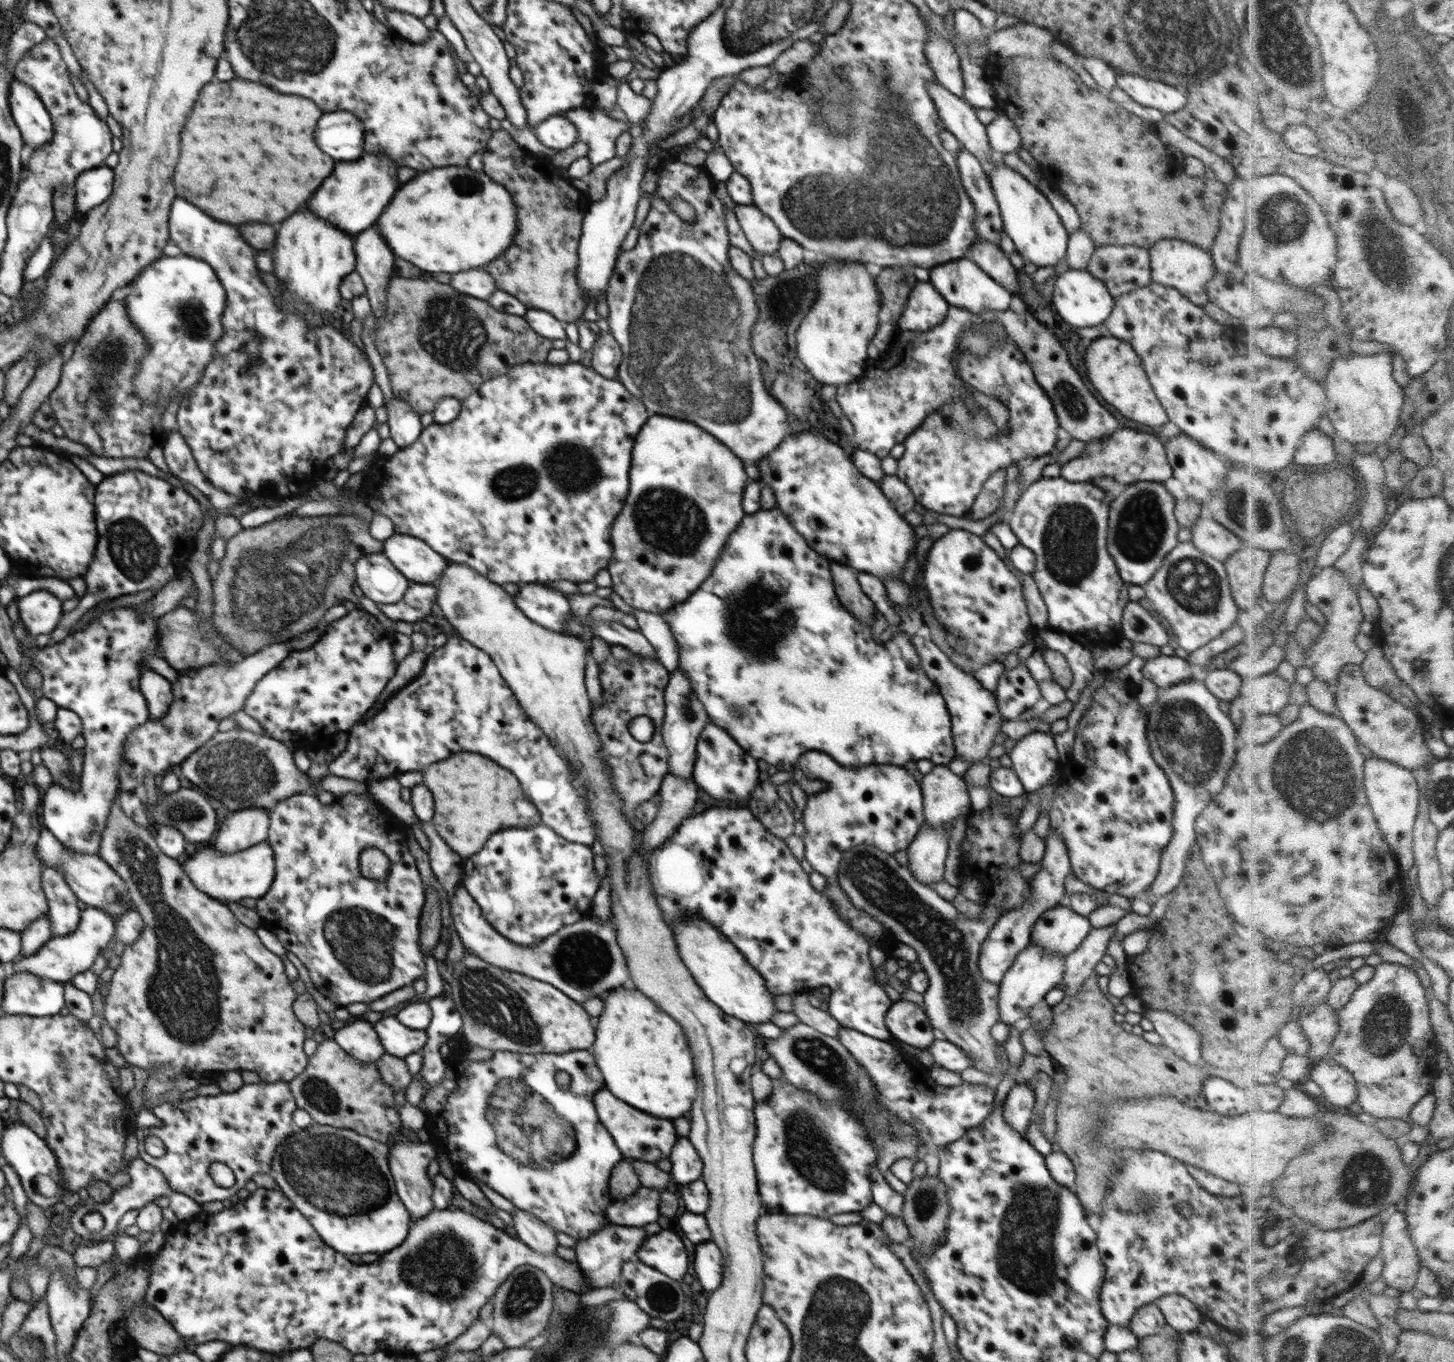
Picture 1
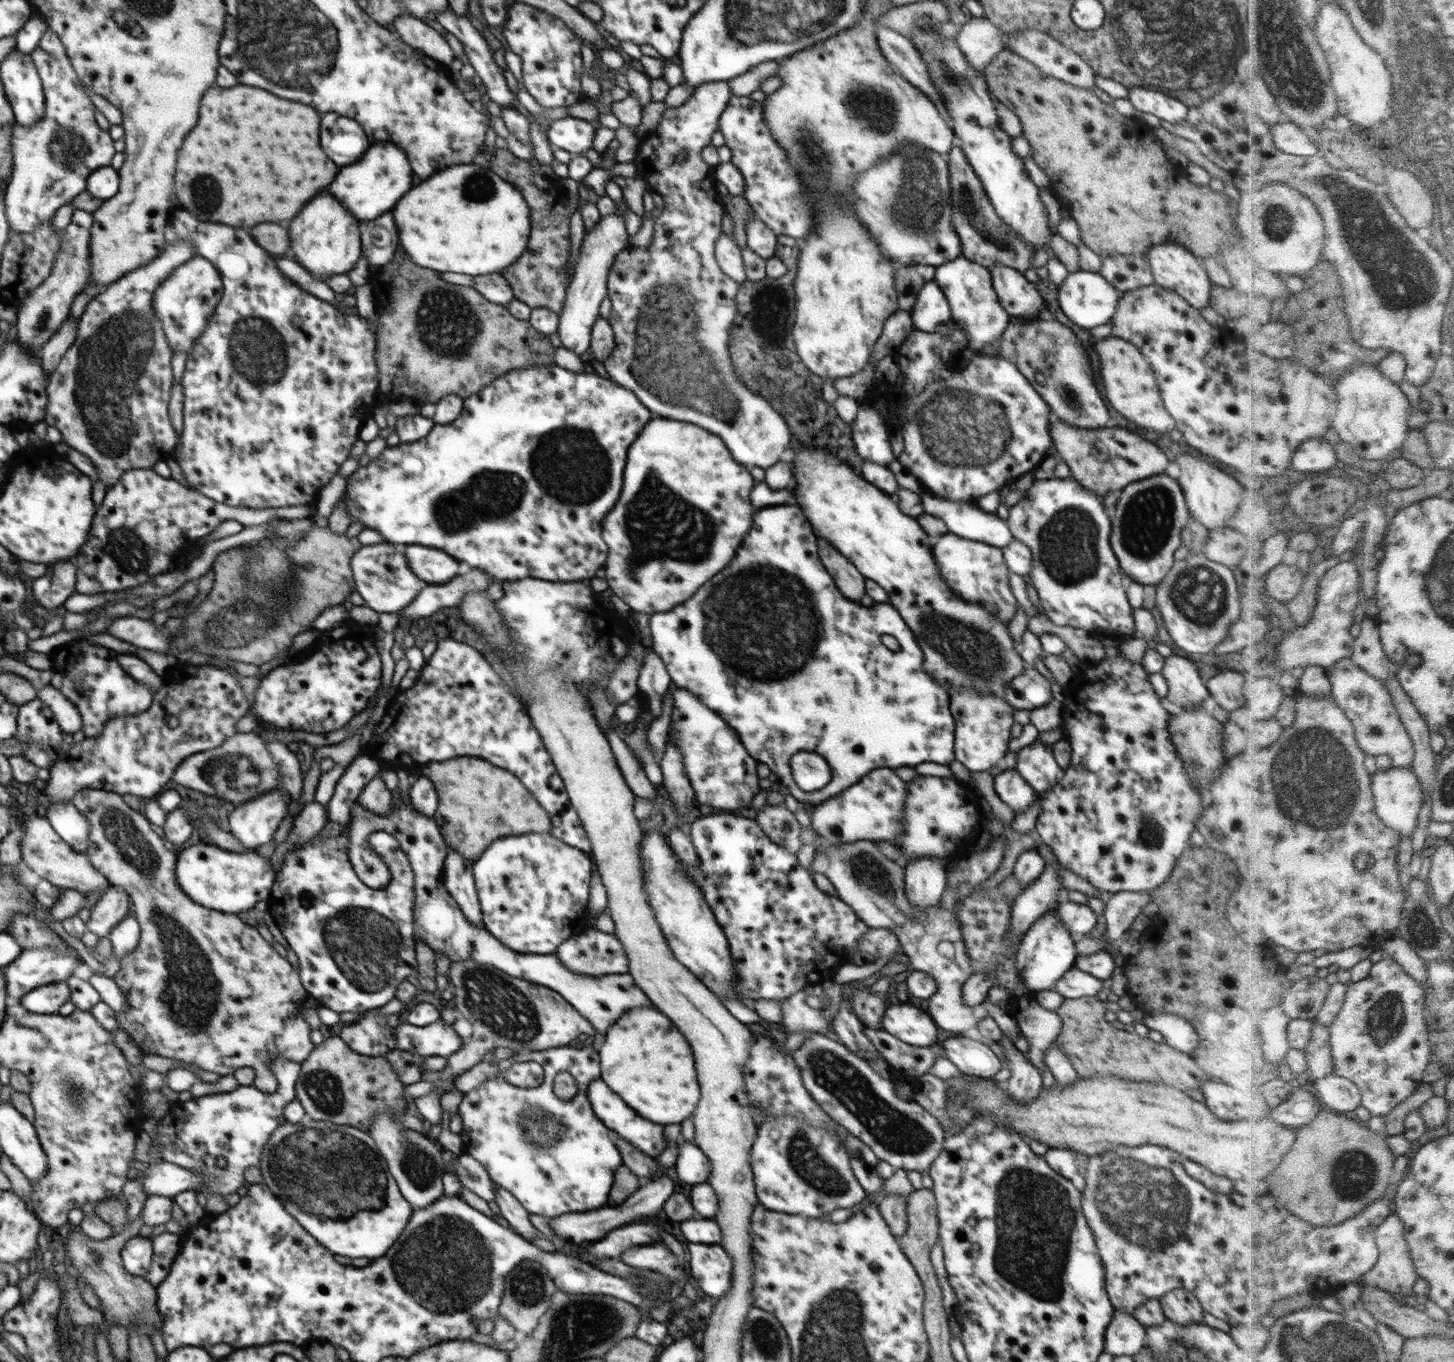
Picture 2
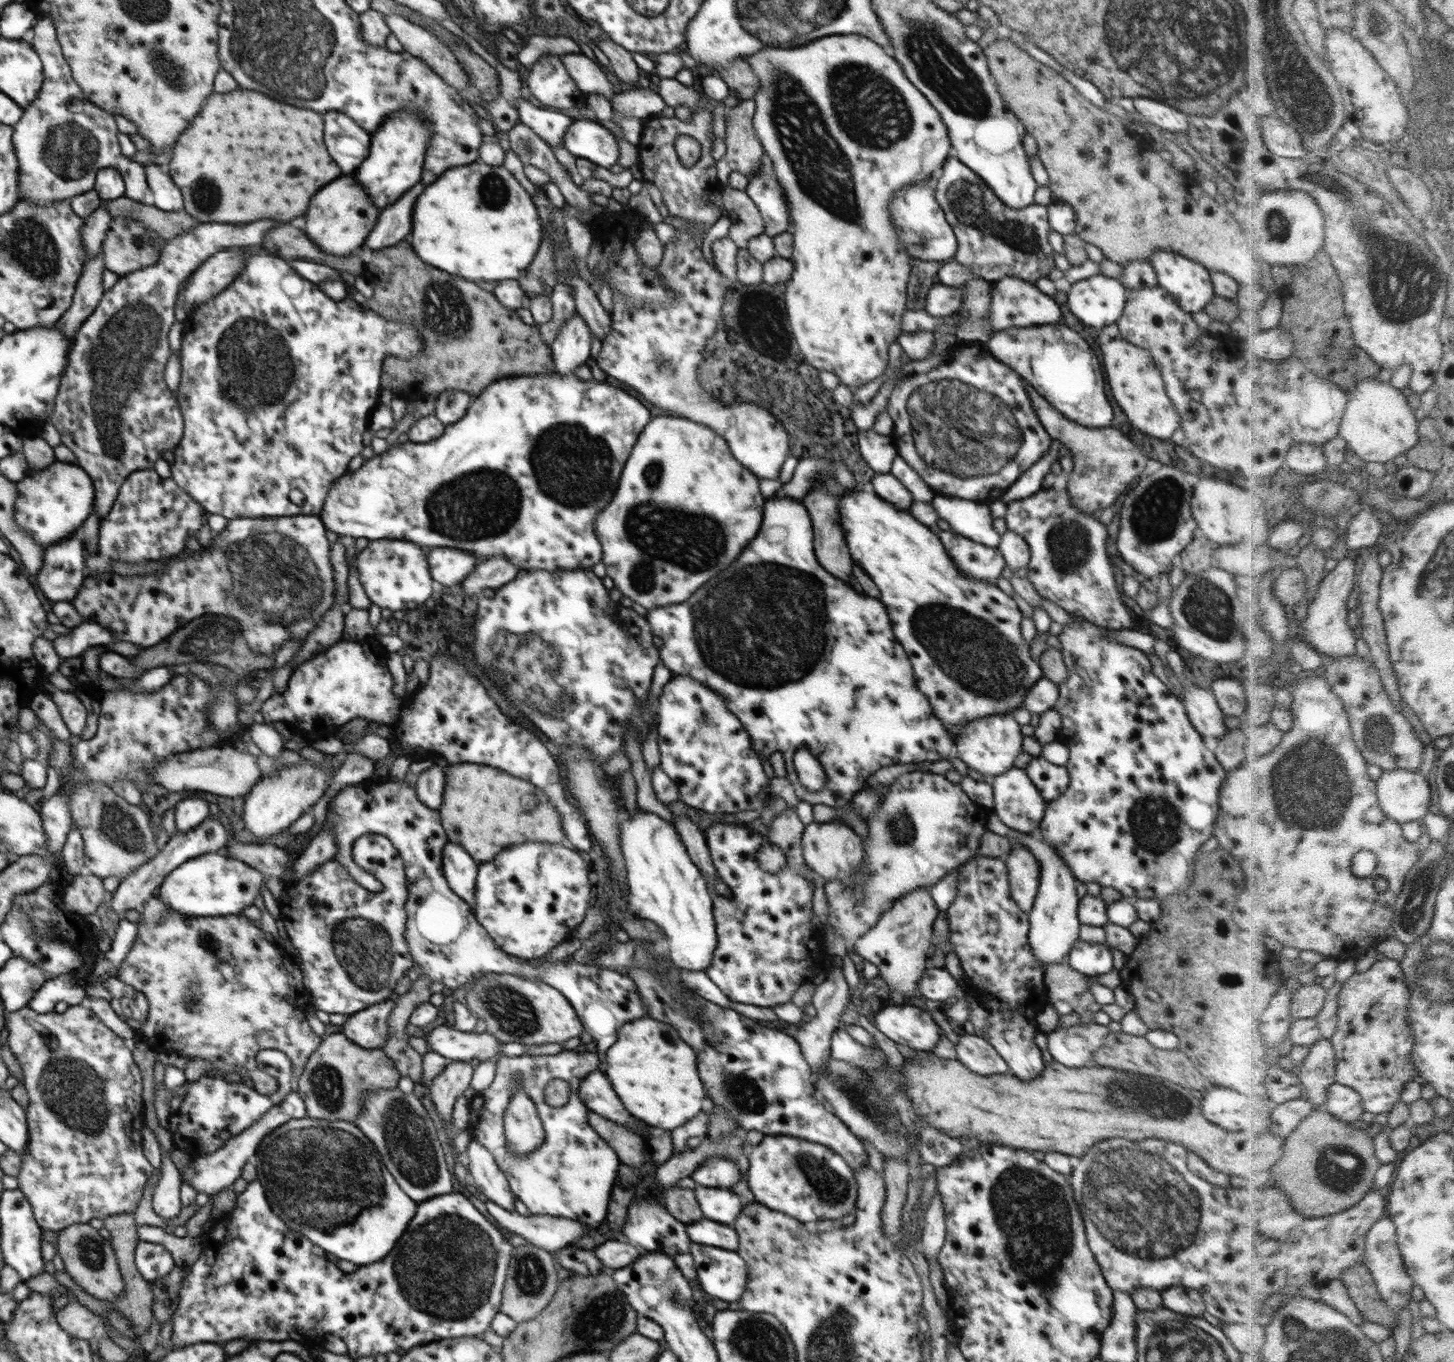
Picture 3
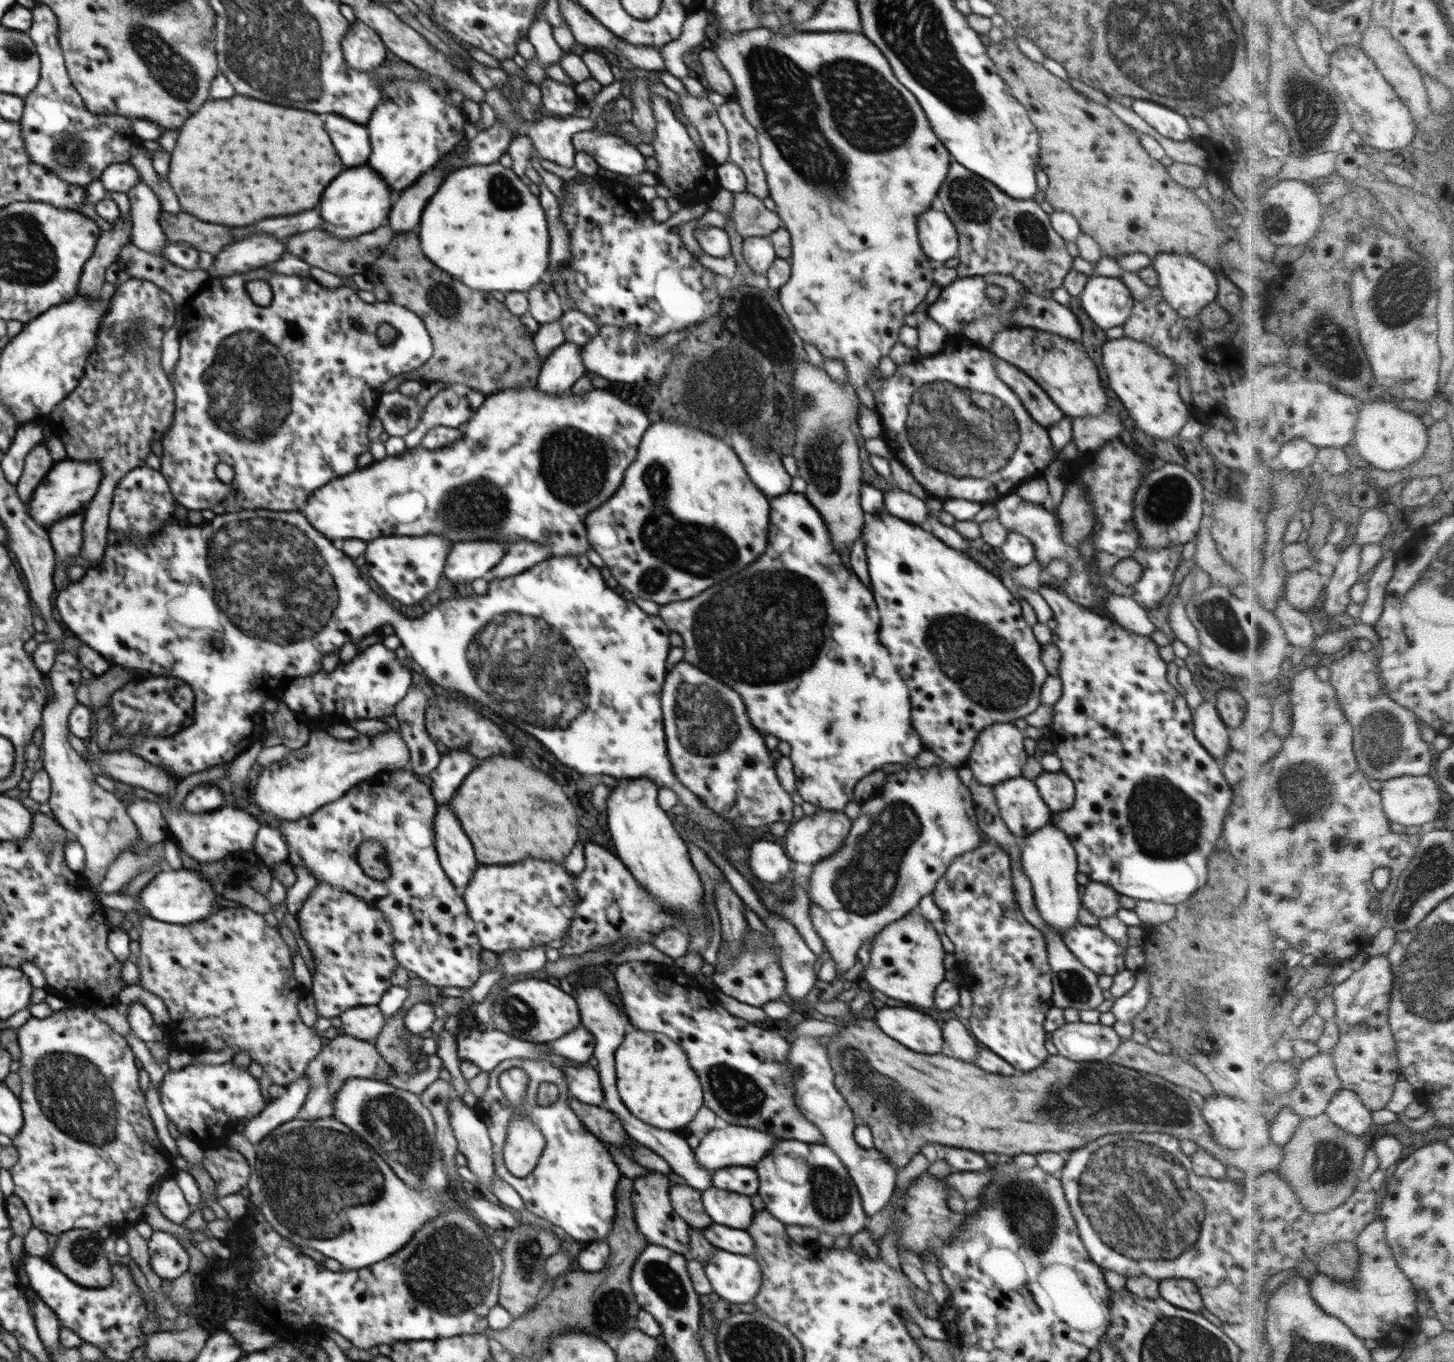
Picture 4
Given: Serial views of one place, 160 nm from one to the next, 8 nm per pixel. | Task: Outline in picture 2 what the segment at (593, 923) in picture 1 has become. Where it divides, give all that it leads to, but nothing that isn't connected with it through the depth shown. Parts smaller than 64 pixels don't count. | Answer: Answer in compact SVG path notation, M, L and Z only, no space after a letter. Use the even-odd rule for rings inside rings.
M448 850L443 866L444 884L471 925L484 927L471 865L472 862L465 856ZM585 927L581 933L574 932L554 952L572 972L599 977L621 975L629 972L629 958L618 937L612 933L599 931L596 927Z

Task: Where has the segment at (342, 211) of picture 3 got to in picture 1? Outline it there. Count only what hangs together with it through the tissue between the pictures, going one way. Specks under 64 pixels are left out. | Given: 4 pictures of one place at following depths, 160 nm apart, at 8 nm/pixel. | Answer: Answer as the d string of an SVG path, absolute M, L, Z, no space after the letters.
M298 212L290 216L288 220L282 222L278 234L276 234L276 246L274 246L274 270L273 274L284 282L286 294L276 297L278 306L289 315L302 315L305 307L312 306L320 312L323 320L329 321L336 307L340 304L342 298L339 291L339 284L342 279L356 268L356 253L353 247L352 237L343 230L340 230L331 222L314 216L314 212Z

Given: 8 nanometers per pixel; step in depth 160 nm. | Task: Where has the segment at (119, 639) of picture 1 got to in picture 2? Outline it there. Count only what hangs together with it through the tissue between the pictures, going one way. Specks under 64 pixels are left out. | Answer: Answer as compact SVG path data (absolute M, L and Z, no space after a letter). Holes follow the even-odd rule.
M72 640L64 646L52 649L49 656L53 674L50 685L62 692L78 708L83 720L81 732L88 738L100 736L108 719L137 715L152 704L153 692L136 684L118 664L118 653L114 654L106 647L92 645L90 641ZM51 802L46 818L57 835L76 852L85 852L90 823L72 802Z

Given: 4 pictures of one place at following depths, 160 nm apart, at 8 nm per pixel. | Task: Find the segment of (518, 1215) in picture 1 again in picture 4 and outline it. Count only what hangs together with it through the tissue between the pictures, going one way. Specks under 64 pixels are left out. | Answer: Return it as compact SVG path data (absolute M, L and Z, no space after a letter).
M453 1095L449 1098L448 1112L450 1112L450 1125L454 1131L457 1147L467 1158L467 1167L479 1176L480 1186L486 1186L491 1190L493 1185L493 1176L495 1172L495 1164L493 1163L493 1144L486 1124L483 1124L478 1118L476 1111L472 1107L468 1107L461 1098Z

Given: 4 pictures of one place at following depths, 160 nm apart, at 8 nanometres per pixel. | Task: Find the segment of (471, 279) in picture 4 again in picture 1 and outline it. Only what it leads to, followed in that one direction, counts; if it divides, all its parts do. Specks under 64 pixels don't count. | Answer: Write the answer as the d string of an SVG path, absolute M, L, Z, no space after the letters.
M441 167L426 174L422 172L404 184L378 218L378 226L396 258L400 256L427 273L447 272L450 276L470 268L484 268L508 250L517 231L517 208L510 192L494 182L483 170Z

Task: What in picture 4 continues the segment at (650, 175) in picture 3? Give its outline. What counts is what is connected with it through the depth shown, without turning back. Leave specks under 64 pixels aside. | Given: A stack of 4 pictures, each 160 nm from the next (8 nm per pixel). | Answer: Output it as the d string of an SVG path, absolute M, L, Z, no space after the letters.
M652 94L651 107L656 119L656 136L652 142L659 169L656 177L660 183L667 186L673 196L676 197L682 206L698 205L706 203L707 200L722 188L717 178L715 162L706 154L703 149L698 149L692 138L686 131L685 124L680 123L672 111L672 105L666 98L658 94Z

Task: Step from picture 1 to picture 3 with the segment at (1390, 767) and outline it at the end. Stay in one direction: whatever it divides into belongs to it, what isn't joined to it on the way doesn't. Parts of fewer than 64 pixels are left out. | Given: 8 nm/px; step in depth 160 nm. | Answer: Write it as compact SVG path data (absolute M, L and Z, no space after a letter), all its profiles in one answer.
M1398 768L1384 771L1376 782L1384 812L1399 823L1425 819L1432 806L1430 780L1421 771Z

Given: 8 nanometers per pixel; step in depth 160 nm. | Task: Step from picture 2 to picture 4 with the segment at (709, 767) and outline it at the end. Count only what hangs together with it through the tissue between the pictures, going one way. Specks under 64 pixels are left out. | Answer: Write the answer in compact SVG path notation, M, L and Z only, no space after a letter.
M684 660L670 666L667 671L667 676L662 687L661 694L661 709L663 712L663 725L665 732L665 741L668 756L671 758L671 765L674 771L676 780L684 785L688 790L691 790L702 802L705 807L711 808L717 815L724 818L734 820L740 827L748 826L748 828L756 828L758 826L766 826L775 822L788 822L794 818L795 804L792 802L792 797L789 792L786 792L780 784L776 775L776 767L774 760L770 757L770 750L764 741L764 735L751 723L751 718L747 715L747 708L741 696L736 692L732 692L726 684L716 684L715 678L712 678L708 673L700 670L697 666L690 664Z

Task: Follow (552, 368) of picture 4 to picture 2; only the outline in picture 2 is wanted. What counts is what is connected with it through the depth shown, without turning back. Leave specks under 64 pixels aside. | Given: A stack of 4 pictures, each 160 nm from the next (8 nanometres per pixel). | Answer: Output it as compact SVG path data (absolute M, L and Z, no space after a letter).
M623 204L617 205L620 207L618 213L601 216L594 229L586 231L581 253L566 291L566 300L564 300L564 306L559 314L557 333L562 342L561 347L579 357L591 348L593 324L599 317L598 310L601 302L607 297L607 278L610 267L615 261L615 256L628 248L629 235L626 233L624 225L626 207Z

